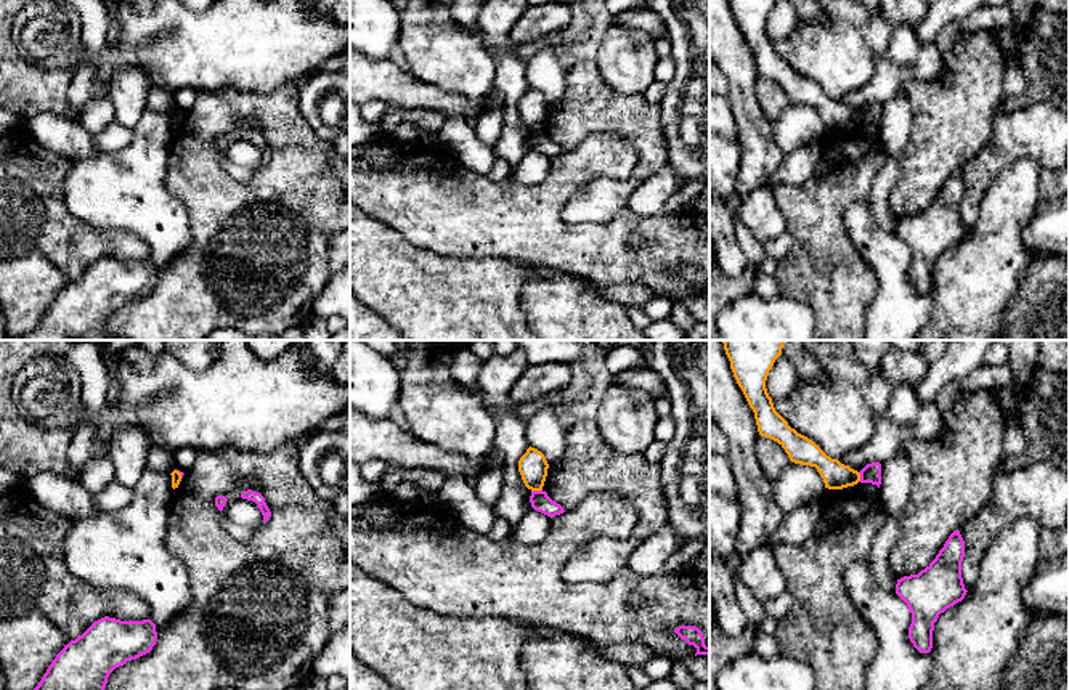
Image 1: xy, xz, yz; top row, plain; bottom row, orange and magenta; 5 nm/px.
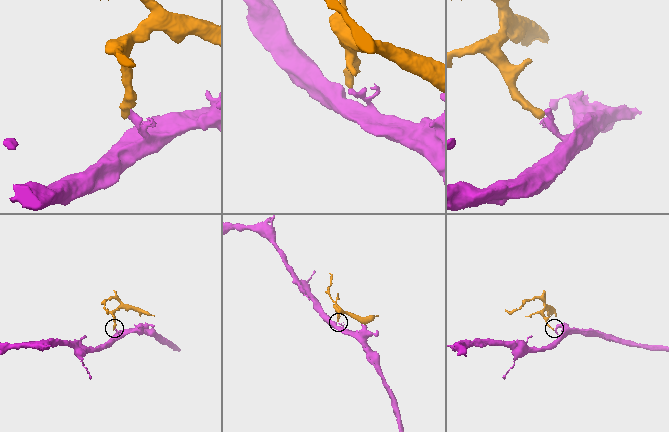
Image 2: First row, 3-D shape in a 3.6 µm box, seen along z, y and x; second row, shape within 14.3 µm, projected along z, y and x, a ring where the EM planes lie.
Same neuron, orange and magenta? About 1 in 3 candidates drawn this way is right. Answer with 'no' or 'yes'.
no

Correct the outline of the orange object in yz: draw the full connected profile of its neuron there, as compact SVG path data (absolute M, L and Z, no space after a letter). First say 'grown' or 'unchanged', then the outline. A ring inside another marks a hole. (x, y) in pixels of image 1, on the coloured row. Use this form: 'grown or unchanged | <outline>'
unchanged | M722 340L734 377L754 412L761 436L777 441L790 461L815 467L825 488L843 489L860 481L860 473L827 456L812 440L798 433L775 411L766 380L785 340Z

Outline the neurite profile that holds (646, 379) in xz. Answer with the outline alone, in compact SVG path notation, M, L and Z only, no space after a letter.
M650 367L629 369L616 374L613 375L612 384L644 390L653 398L668 395L665 380Z

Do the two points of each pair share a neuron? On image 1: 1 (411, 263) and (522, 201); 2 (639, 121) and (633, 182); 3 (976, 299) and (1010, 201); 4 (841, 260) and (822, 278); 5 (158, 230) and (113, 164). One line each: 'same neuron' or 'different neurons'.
1: different neurons
2: same neuron
3: same neuron
4: same neuron
5: same neuron

